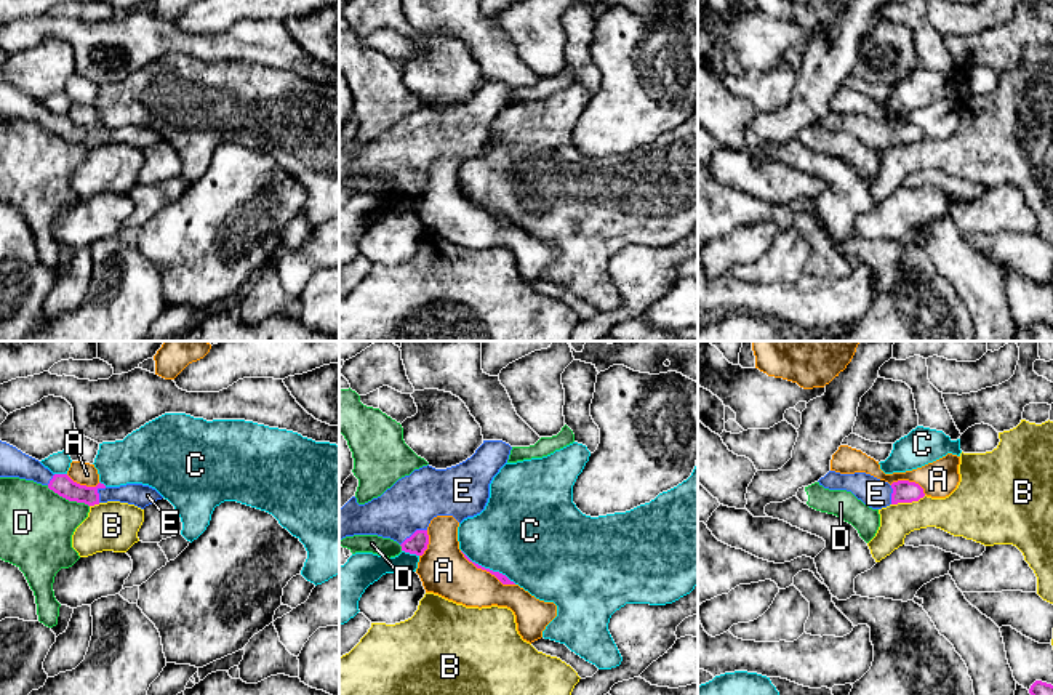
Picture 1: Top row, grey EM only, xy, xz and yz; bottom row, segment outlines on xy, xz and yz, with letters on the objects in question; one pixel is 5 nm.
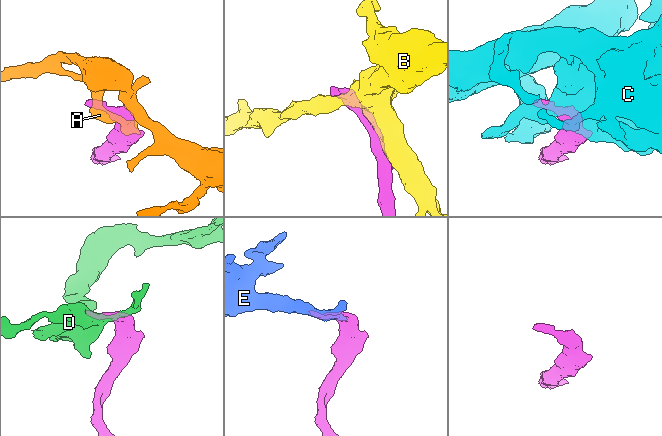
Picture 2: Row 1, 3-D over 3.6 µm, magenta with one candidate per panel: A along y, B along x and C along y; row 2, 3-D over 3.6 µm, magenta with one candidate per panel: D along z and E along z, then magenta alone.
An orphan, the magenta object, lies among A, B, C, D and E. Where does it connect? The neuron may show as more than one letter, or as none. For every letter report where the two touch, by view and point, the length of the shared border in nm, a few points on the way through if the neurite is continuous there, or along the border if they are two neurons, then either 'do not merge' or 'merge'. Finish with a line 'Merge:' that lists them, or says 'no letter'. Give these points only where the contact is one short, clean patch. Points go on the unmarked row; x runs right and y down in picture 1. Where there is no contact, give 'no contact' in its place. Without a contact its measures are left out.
A: contact xz (487, 212); length 320 nm; do not merge
B: contact yz (908, 143); length 180 nm; do not merge
C: contact xz (488, 210); length 320 nm; do not merge
D: contact xy (68, 140); length 240 nm; border xy (47, 127), (60, 136), (84, 143), (88, 148); do not merge
E: contact xz (415, 173); length 160 nm; merge
Merge: E

